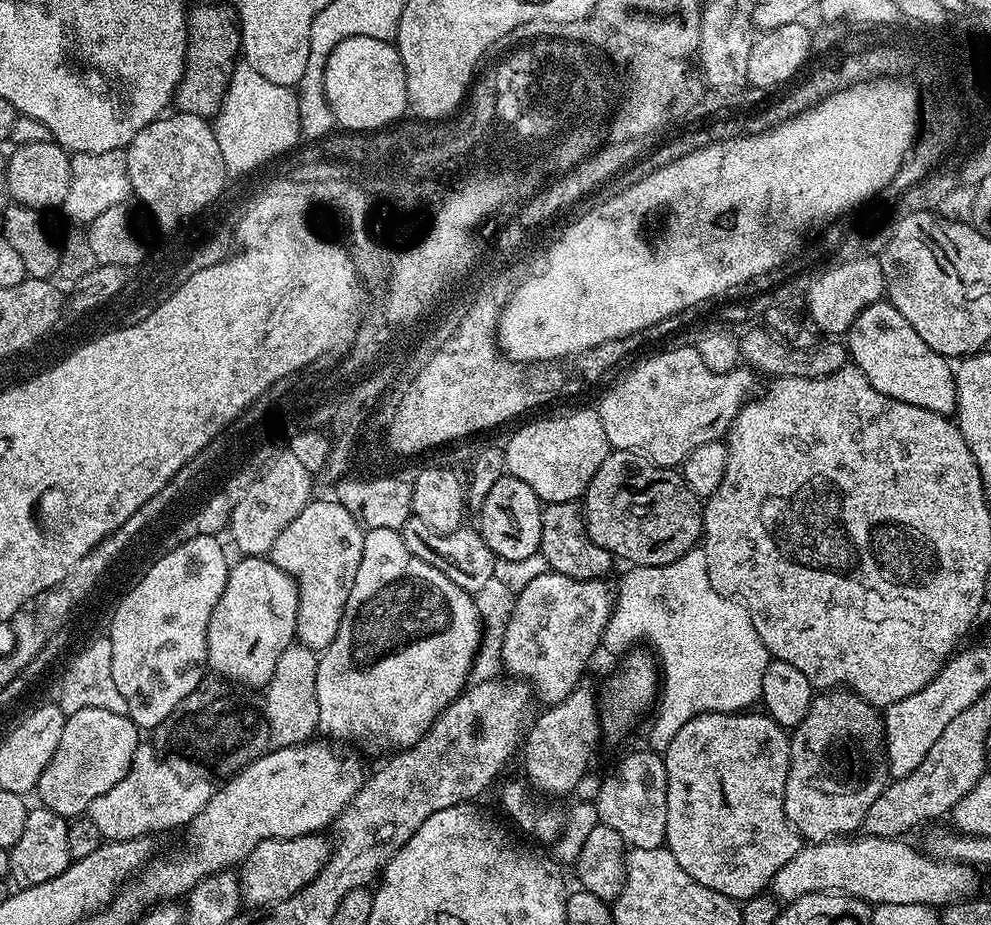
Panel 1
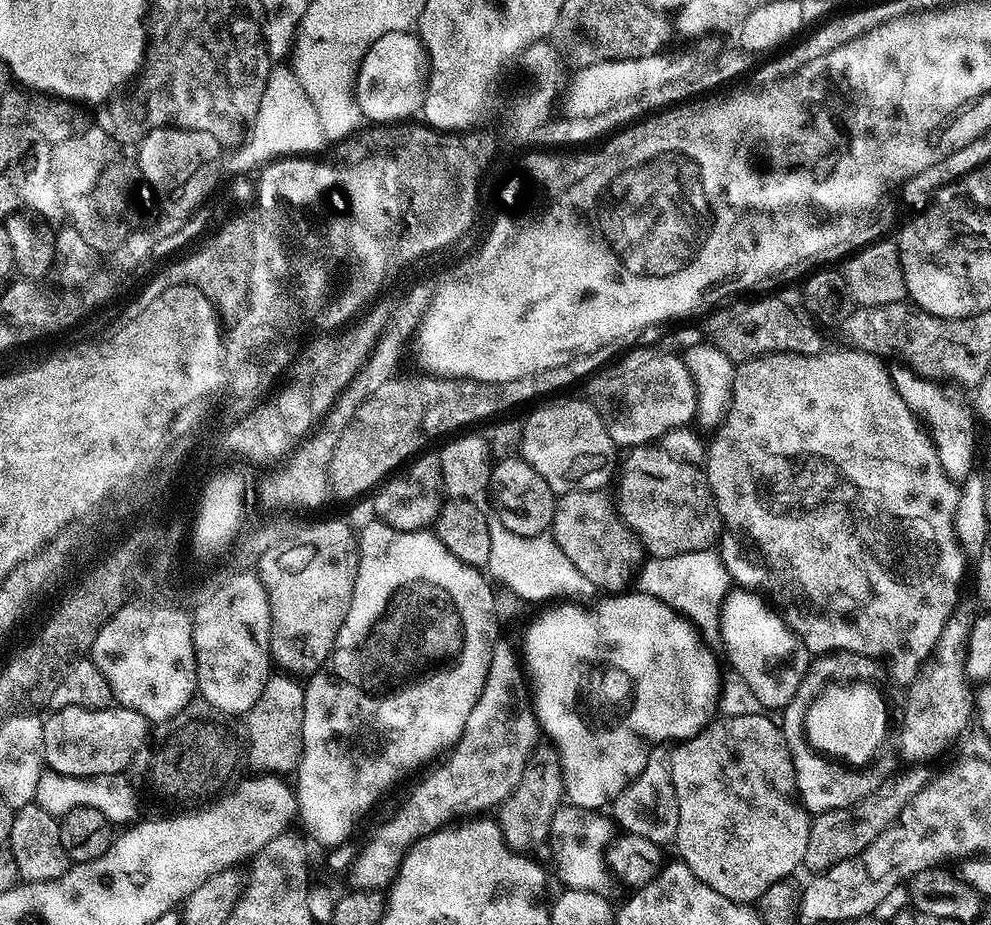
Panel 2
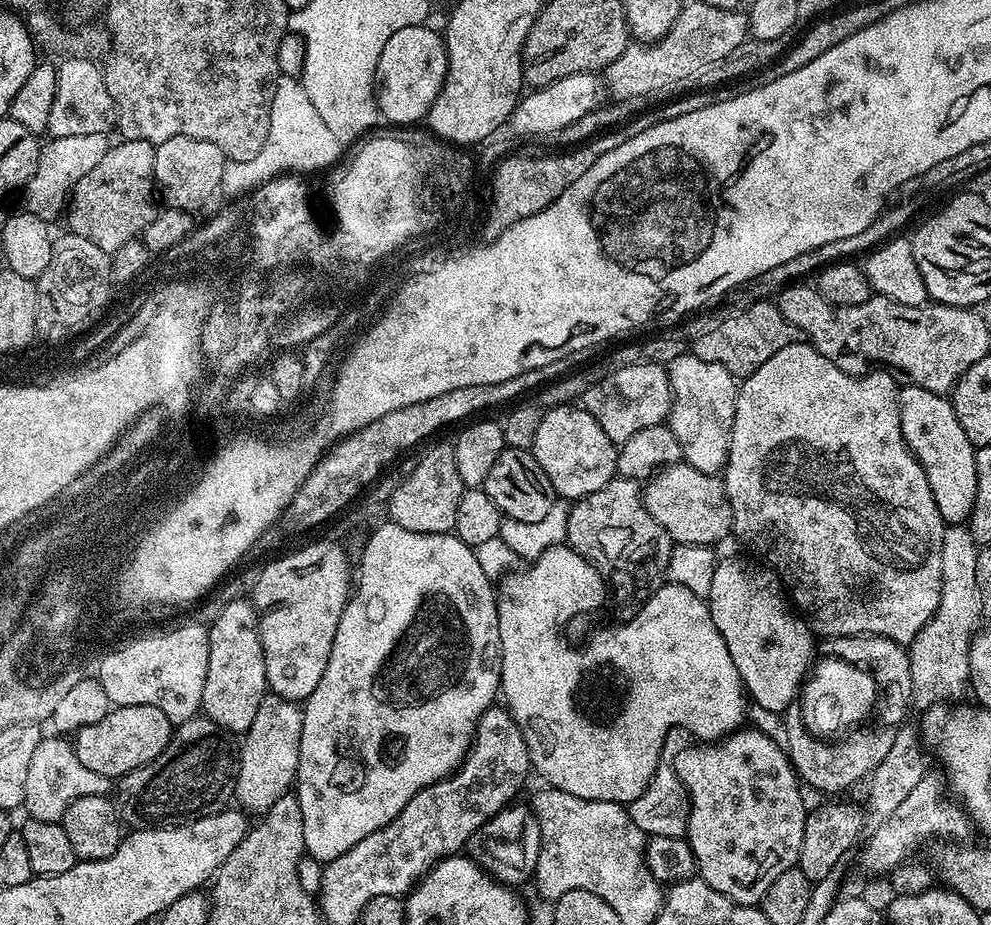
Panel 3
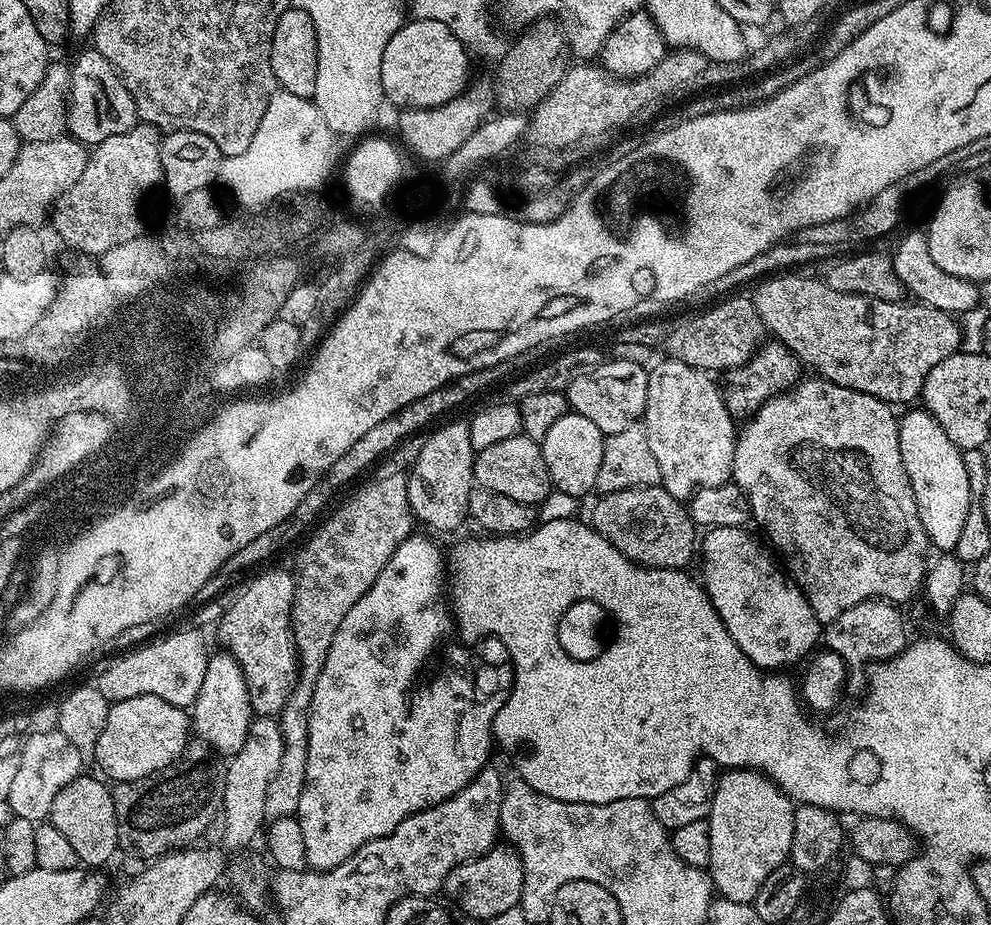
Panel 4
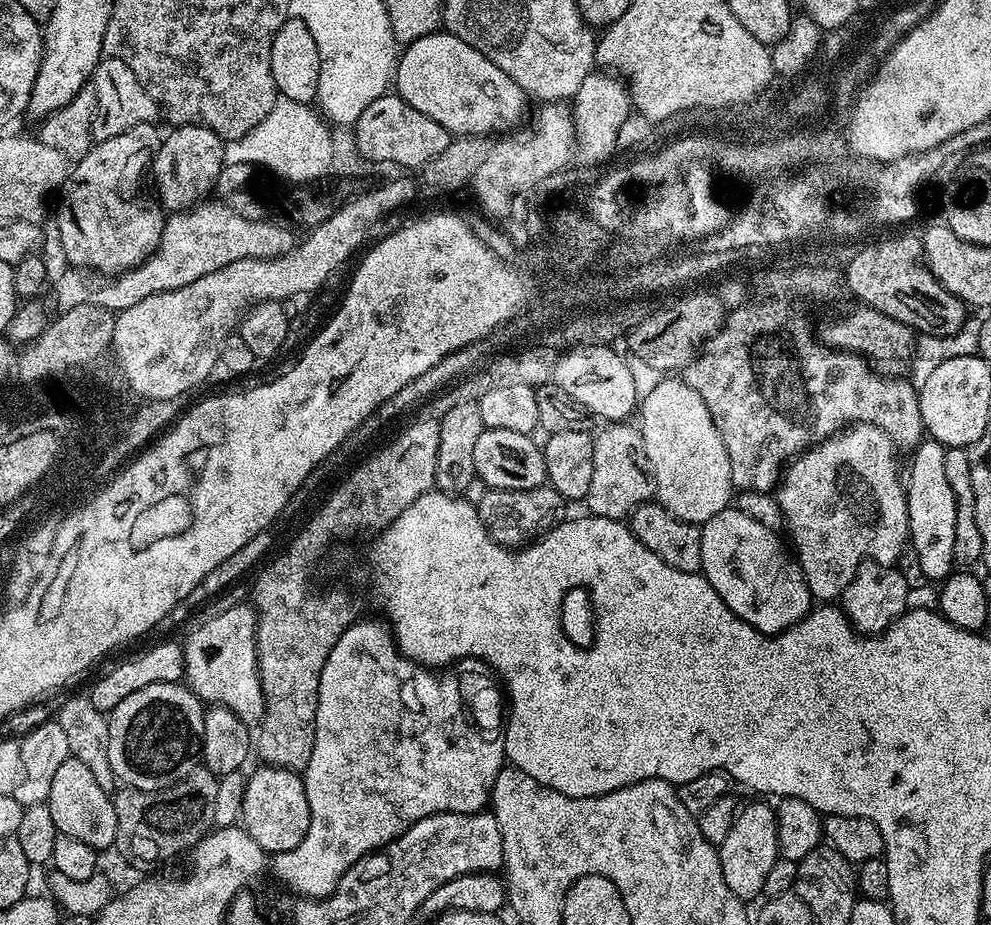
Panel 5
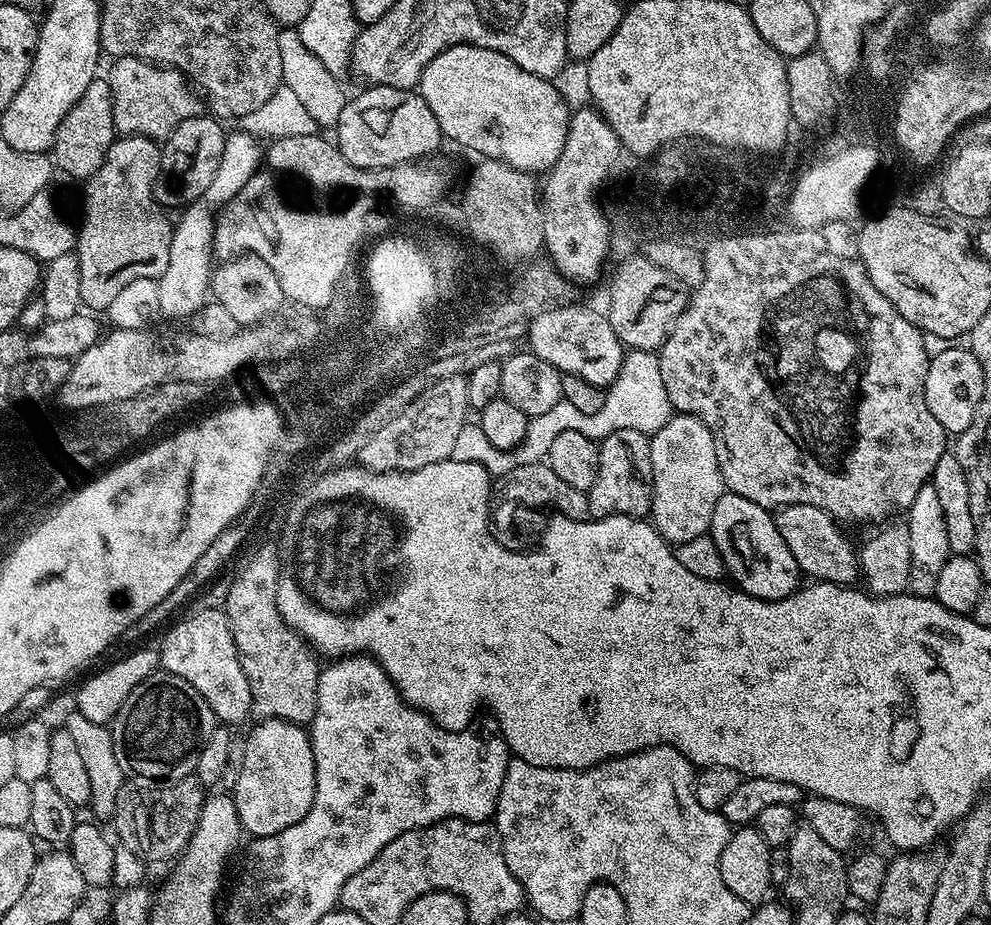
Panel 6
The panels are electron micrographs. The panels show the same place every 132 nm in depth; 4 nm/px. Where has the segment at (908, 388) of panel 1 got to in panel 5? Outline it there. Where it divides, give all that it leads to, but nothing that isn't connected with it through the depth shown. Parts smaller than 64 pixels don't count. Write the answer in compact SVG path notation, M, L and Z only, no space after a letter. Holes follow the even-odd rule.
M925 438L921 440L920 444L912 449L910 453L910 459L912 461L908 464L908 472L906 468L906 491L908 494L908 538L910 541L910 552L916 555L916 564L920 567L920 572L928 580L936 580L935 582L943 582L952 575L954 571L954 565L952 559L954 558L954 514L956 513L956 499L953 492L950 490L950 482L946 479L946 454L944 453L944 445L939 444L938 441Z

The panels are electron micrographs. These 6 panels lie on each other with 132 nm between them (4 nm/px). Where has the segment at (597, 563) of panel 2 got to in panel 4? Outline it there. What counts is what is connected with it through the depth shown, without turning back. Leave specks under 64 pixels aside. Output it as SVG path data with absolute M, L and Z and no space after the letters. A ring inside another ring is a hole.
M662 487L631 488L605 492L592 508L590 523L625 558L643 568L687 569L698 552L698 528L692 523L687 507Z

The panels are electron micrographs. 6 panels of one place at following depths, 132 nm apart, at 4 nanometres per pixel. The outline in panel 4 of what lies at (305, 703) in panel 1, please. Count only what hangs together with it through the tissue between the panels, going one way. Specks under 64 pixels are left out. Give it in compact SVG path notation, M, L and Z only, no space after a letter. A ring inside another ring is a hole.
M256 716L252 721L250 730L246 734L246 742L242 742L242 750L238 750L235 756L227 761L228 769L223 769L224 778L224 798L225 801L232 804L232 813L225 815L226 836L223 847L229 850L247 849L252 844L251 840L255 838L256 831L263 829L266 824L264 811L266 810L266 790L270 782L278 774L278 762L282 762L282 750L284 749L284 739L280 729L279 719L271 716Z

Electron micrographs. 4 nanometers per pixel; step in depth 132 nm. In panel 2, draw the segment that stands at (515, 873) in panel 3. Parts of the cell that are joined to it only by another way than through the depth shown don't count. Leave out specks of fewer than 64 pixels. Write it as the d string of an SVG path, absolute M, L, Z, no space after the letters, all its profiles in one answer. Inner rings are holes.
M537 743L526 762L526 770L522 770L522 779L519 780L518 786L514 786L512 793L505 798L498 809L498 823L510 847L516 852L535 853L535 848L543 840L545 843L551 837L552 819L562 807L564 799L560 753L551 743Z

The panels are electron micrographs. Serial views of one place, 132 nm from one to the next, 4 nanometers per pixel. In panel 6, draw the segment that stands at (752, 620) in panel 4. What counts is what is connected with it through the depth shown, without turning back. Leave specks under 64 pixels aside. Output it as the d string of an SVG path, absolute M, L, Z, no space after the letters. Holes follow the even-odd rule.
M725 491L718 498L718 506L714 506L710 535L714 546L718 546L727 579L740 591L759 600L785 600L801 587L800 567L790 554L790 546L778 534L775 515L758 502Z

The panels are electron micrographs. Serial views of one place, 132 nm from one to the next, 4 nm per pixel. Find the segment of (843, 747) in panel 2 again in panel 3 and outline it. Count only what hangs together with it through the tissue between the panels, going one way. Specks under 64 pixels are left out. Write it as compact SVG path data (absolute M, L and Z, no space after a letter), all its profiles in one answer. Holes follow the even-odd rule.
M821 657L815 661L808 676L801 687L798 705L801 710L803 724L814 738L832 738L838 732L845 733L858 725L872 710L878 702L878 689L871 675L862 668L853 666L842 659L832 657Z

